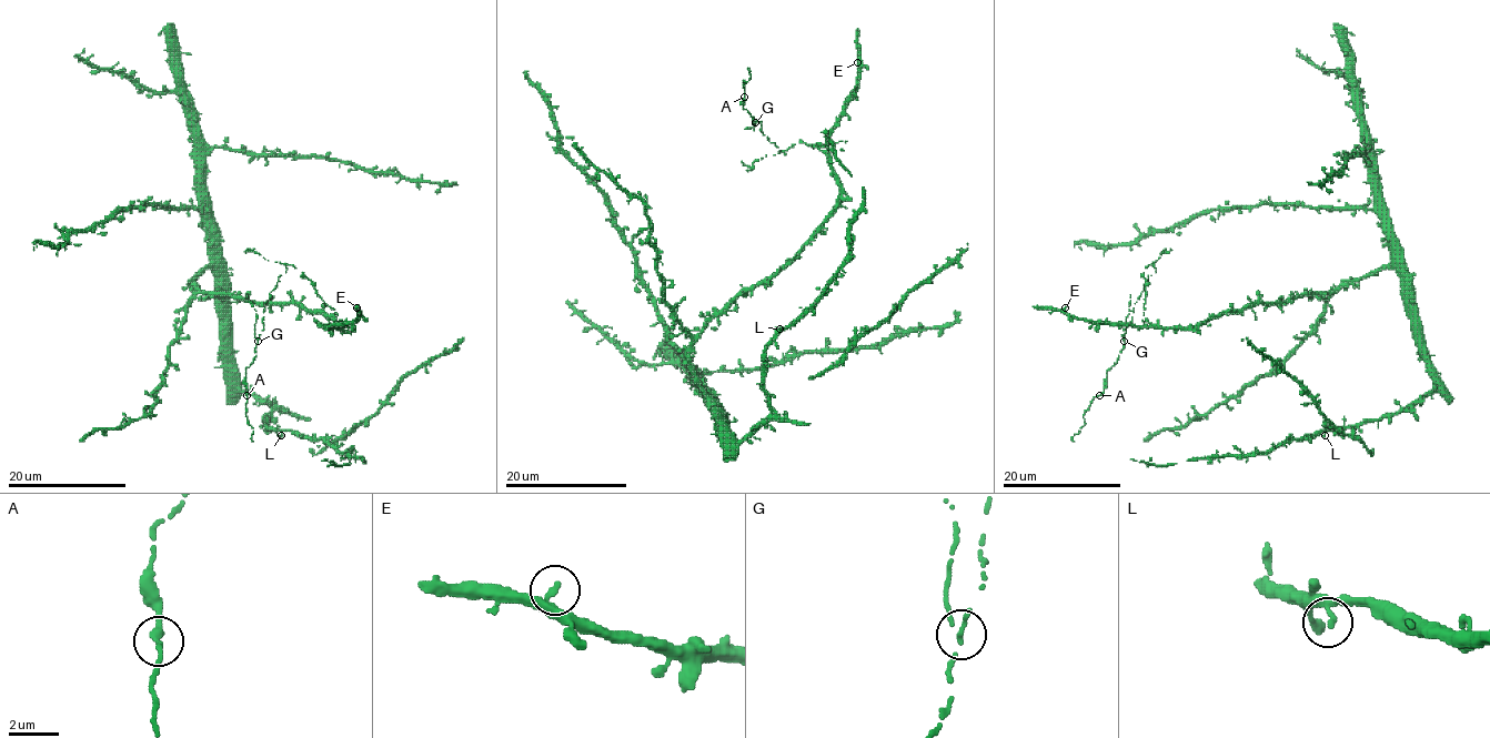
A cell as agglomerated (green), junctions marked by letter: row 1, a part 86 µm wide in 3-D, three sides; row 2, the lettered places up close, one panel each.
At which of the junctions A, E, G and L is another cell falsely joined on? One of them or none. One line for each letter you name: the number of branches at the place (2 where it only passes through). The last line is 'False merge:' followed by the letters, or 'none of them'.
G: 2
False merge: G

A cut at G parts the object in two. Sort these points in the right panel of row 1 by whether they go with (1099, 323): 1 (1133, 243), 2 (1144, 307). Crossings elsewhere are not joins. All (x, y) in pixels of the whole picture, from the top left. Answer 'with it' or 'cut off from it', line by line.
1: with it
2: cut off from it

